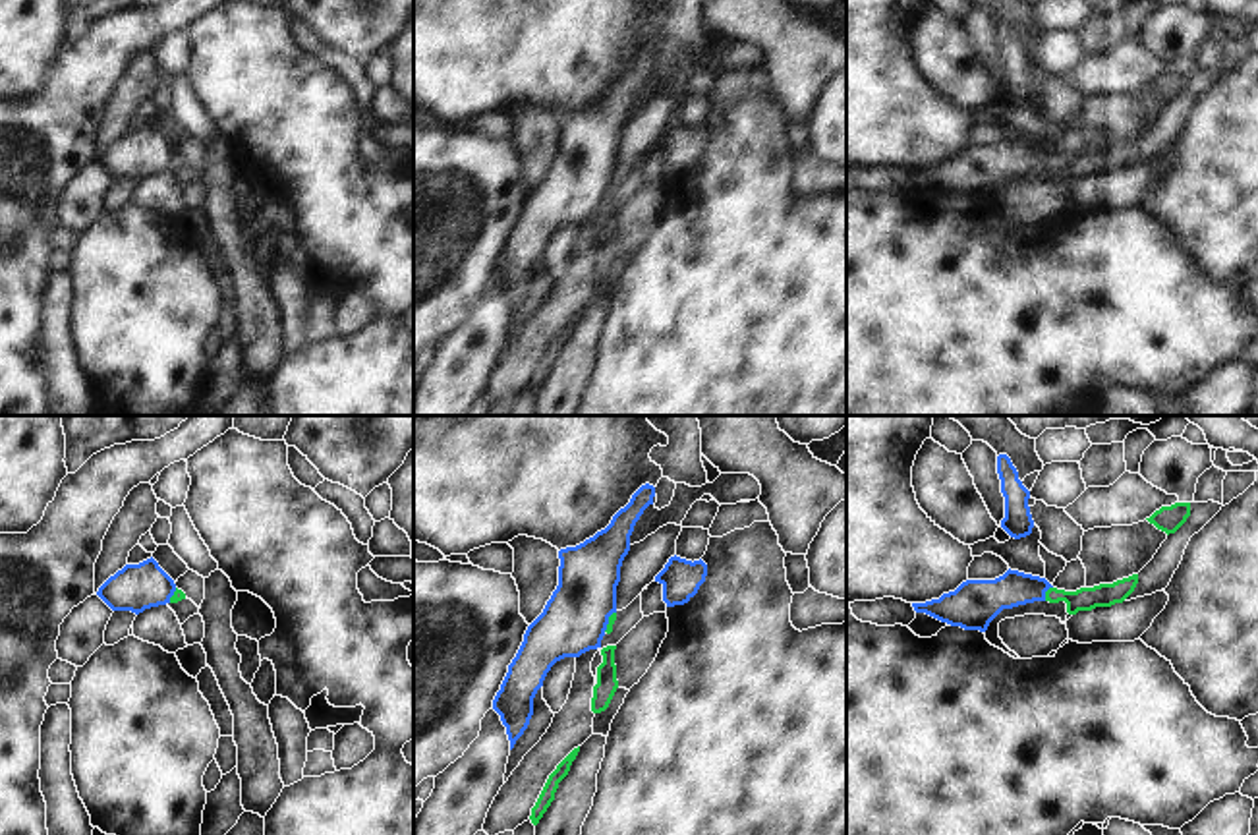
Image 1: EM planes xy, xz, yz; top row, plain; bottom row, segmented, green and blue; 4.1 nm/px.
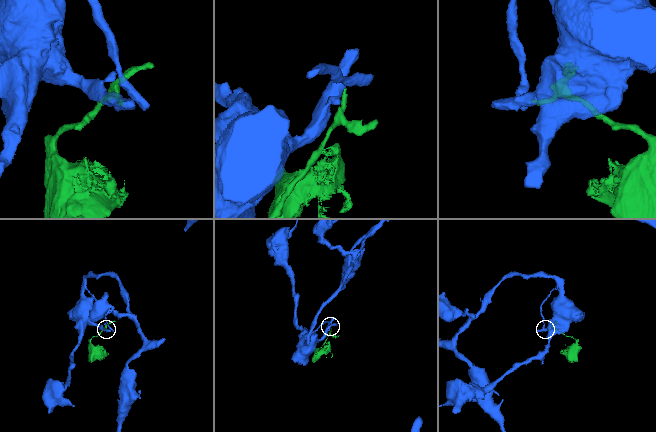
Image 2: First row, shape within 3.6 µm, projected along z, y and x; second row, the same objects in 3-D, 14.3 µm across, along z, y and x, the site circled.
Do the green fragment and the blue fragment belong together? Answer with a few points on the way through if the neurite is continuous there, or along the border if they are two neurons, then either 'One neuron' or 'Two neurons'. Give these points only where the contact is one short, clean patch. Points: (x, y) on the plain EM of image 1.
Boundary: yz (1052, 153), (1044, 167). Two neurons

